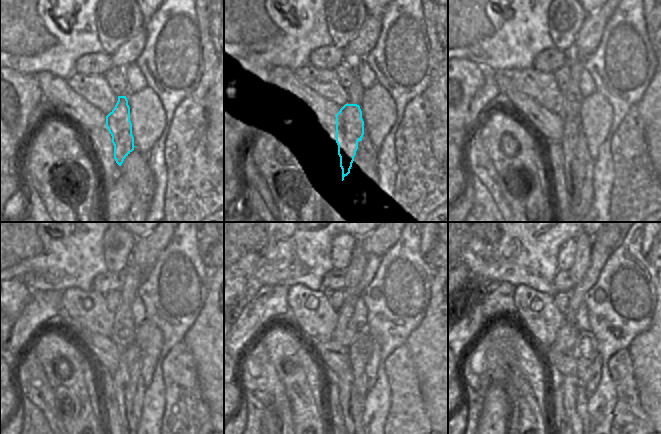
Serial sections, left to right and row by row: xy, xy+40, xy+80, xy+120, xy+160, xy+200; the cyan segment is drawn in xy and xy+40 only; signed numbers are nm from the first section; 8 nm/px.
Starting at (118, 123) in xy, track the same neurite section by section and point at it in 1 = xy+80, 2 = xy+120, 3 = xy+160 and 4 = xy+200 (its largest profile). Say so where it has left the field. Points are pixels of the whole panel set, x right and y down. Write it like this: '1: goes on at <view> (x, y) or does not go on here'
1: goes on at xy+80 (572, 127)
2: goes on at xy+120 (121, 376)
3: goes on at xy+160 (352, 405)
4: goes on at xy+200 (574, 395)

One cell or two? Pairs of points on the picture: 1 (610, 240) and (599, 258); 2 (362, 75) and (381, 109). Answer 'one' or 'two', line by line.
1: one
2: two

